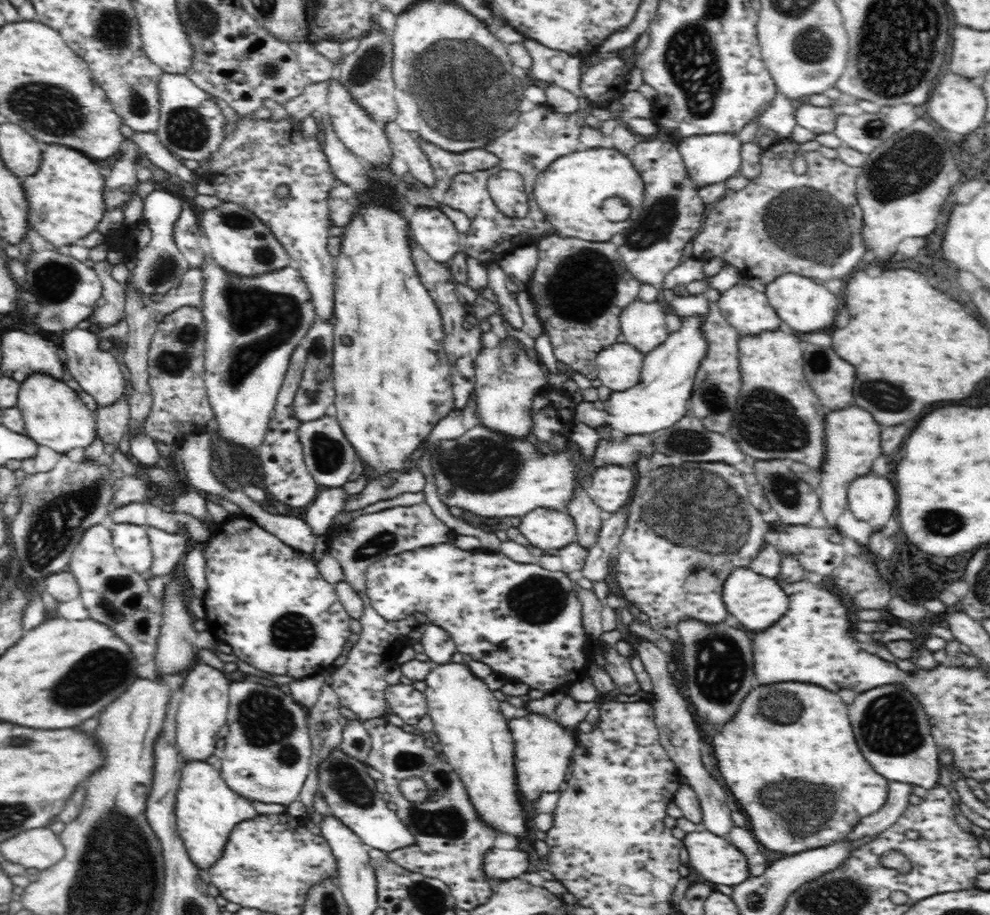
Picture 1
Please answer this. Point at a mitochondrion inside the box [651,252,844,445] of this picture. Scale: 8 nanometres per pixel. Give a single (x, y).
(715, 399)

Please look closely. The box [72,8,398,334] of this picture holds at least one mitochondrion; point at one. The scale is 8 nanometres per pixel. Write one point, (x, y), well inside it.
(188, 129)

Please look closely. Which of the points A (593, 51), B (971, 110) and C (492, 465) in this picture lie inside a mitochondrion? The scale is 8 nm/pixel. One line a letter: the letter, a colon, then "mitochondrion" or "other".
A: other
B: other
C: mitochondrion

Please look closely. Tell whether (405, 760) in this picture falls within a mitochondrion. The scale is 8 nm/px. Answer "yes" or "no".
yes

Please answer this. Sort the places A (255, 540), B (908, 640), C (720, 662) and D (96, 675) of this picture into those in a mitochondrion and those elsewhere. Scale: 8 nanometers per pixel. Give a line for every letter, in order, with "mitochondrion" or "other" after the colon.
A: other
B: other
C: mitochondrion
D: mitochondrion

